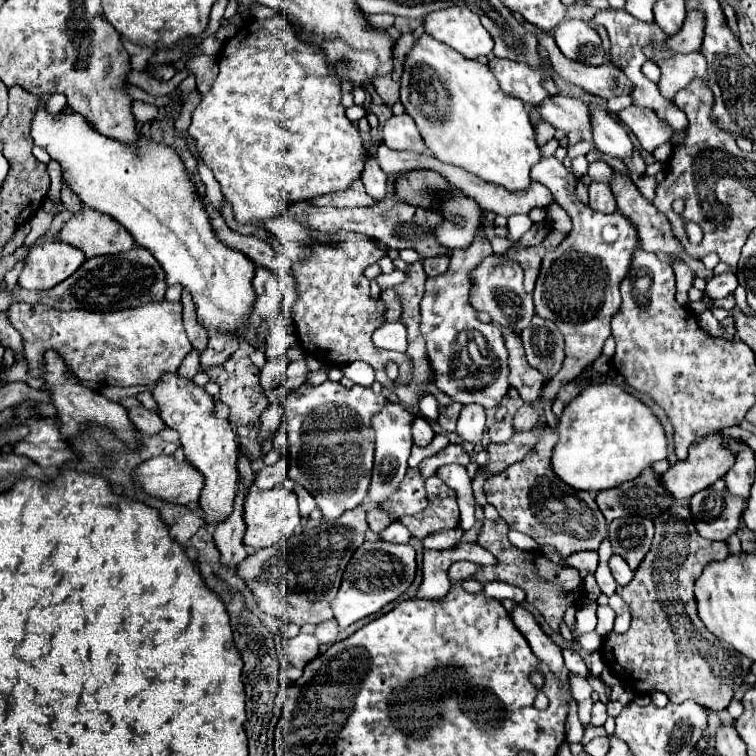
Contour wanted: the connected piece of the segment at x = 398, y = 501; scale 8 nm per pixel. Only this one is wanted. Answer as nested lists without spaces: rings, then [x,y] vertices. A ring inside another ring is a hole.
[[[409,469],[403,479],[403,487],[399,487],[399,495],[387,499],[387,503],[383,503],[383,509],[395,513],[397,517],[403,517],[421,513],[427,505],[429,501],[425,493],[425,479],[419,469]]]

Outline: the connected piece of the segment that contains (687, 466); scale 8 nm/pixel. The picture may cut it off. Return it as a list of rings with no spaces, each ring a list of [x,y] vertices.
[[[715,431],[711,435],[705,435],[701,439],[697,439],[691,449],[689,449],[689,457],[685,461],[677,461],[667,473],[661,475],[663,485],[677,497],[677,499],[689,499],[695,493],[711,487],[717,479],[723,479],[727,475],[727,471],[733,467],[735,463],[735,453],[725,445],[727,435],[723,435],[723,431]]]

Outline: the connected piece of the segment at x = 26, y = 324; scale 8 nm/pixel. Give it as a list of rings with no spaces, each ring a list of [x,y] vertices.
[[[151,301],[111,313],[91,313],[83,309],[57,311],[47,305],[13,303],[9,307],[9,321],[23,337],[31,377],[41,375],[43,353],[55,349],[63,355],[69,369],[75,369],[81,381],[117,387],[151,385],[165,371],[177,371],[183,357],[193,349],[183,329],[181,301]]]

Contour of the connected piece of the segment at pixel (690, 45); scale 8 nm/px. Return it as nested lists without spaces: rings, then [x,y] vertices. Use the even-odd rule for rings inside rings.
[[[691,9],[687,11],[685,23],[677,35],[673,35],[665,45],[659,45],[661,49],[667,51],[679,51],[679,53],[693,53],[701,51],[703,45],[703,33],[705,33],[705,13],[701,9]]]

